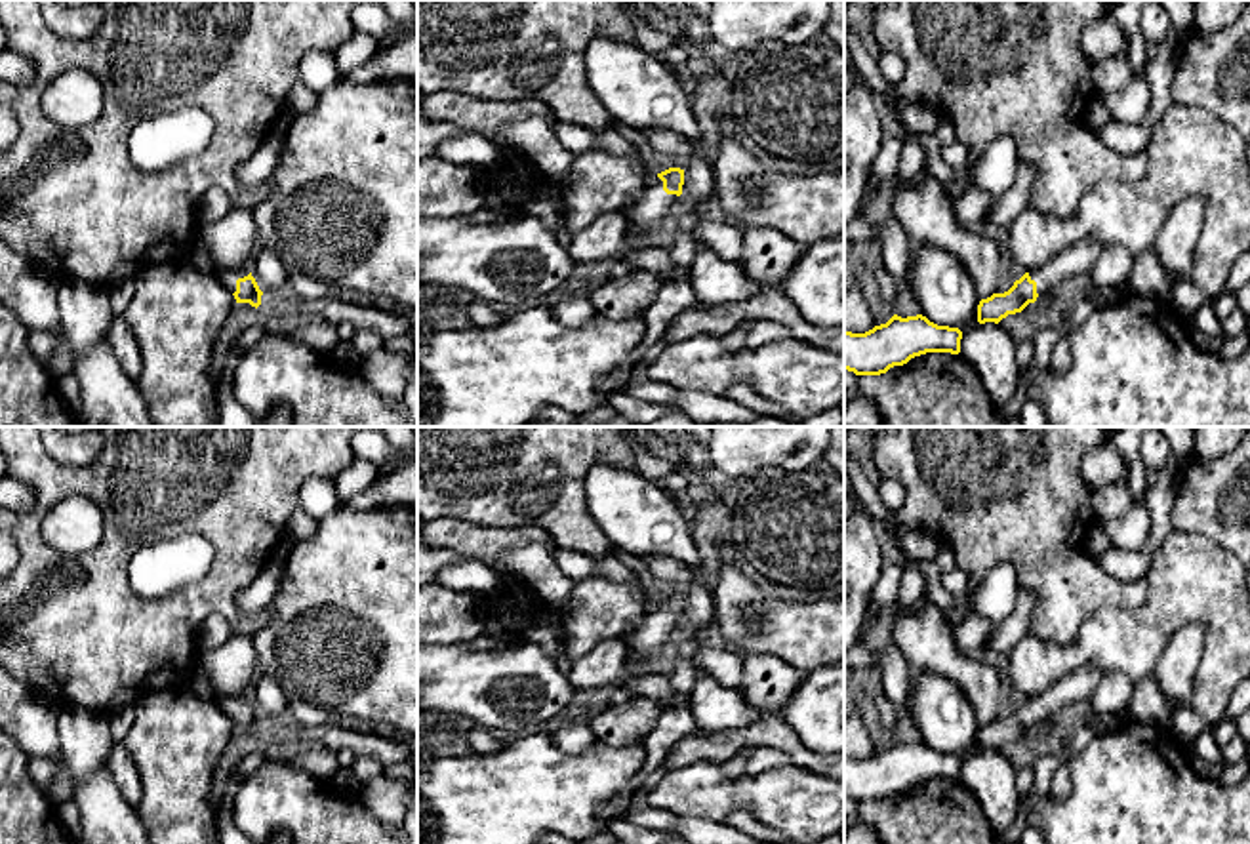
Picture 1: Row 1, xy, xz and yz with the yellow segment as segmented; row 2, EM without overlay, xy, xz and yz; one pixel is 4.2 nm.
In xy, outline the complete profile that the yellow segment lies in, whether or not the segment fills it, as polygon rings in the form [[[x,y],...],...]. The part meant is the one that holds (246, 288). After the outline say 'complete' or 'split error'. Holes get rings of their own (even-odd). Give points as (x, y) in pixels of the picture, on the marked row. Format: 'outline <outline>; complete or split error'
outline [[[219,269],[215,271],[215,276],[234,295],[236,303],[250,303],[255,309],[261,305],[263,291],[259,290],[250,269]]]; split error

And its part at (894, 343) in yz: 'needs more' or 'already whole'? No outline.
already whole

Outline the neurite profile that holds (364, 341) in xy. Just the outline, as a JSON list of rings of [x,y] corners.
[[[356,330],[349,343],[353,345],[354,352],[362,358],[377,349],[383,349],[383,339],[385,337],[381,337],[375,332]]]

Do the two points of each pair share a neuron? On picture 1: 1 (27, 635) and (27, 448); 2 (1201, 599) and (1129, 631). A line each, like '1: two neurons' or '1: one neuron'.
1: one neuron
2: one neuron

